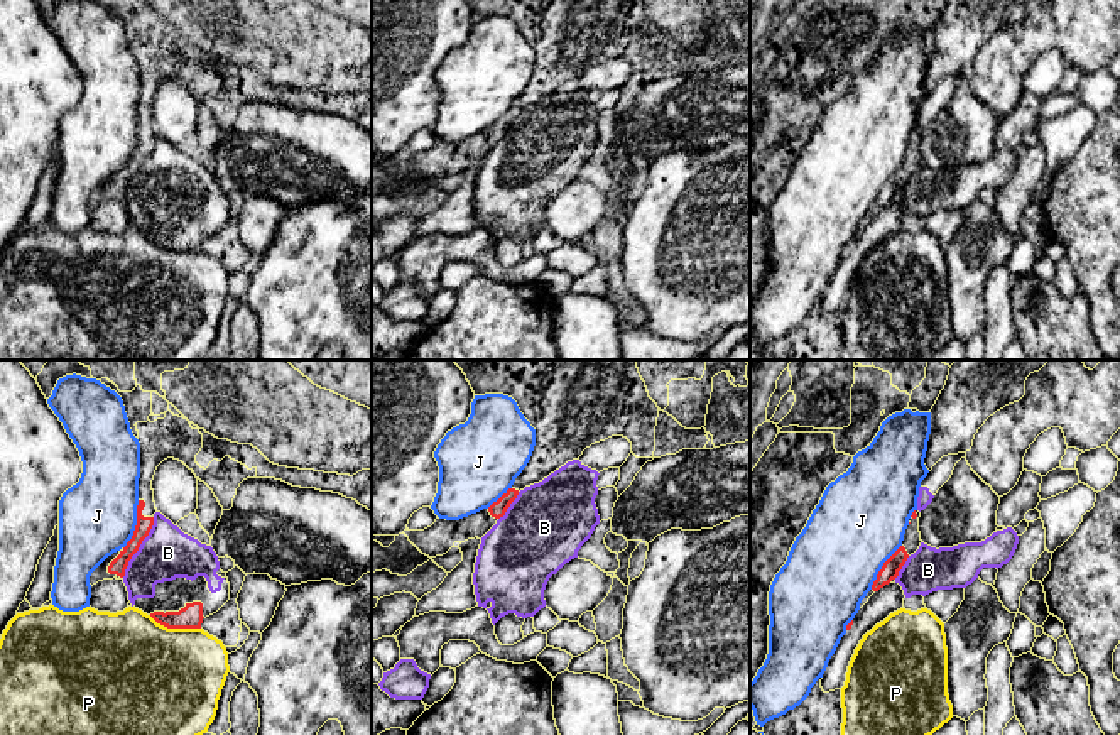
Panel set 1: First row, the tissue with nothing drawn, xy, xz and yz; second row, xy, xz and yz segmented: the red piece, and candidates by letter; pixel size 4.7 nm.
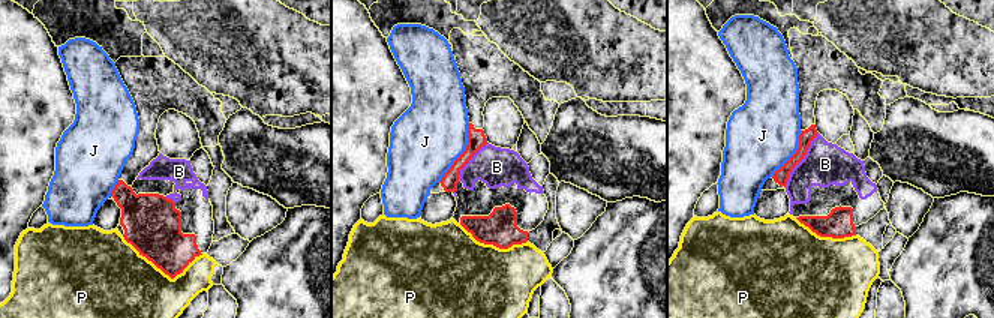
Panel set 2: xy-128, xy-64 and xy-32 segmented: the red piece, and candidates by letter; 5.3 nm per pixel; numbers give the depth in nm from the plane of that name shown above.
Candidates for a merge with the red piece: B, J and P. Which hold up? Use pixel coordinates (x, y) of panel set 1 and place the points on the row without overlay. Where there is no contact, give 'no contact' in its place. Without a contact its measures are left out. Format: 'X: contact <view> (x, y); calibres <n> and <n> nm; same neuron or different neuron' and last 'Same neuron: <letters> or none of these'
B: contact xy (139, 168); calibres 80 and 240 nm; same neuron
J: contact xy (137, 146); calibres 80 and 360 nm; different neuron
P: contact xy (174, 249); calibres 110 and 500 nm; different neuron
Same neuron: B

